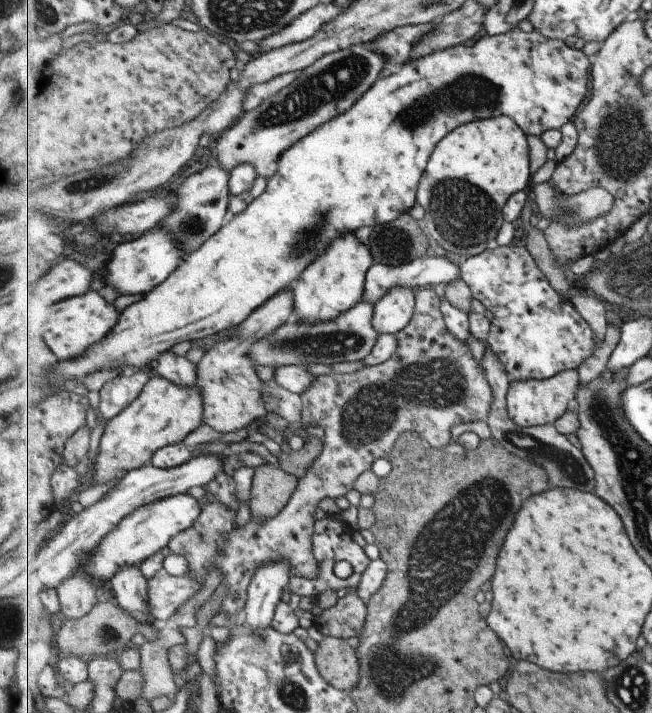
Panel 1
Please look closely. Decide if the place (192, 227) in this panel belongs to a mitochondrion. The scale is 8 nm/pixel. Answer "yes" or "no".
yes

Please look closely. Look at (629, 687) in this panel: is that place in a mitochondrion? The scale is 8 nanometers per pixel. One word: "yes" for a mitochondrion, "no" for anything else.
yes

